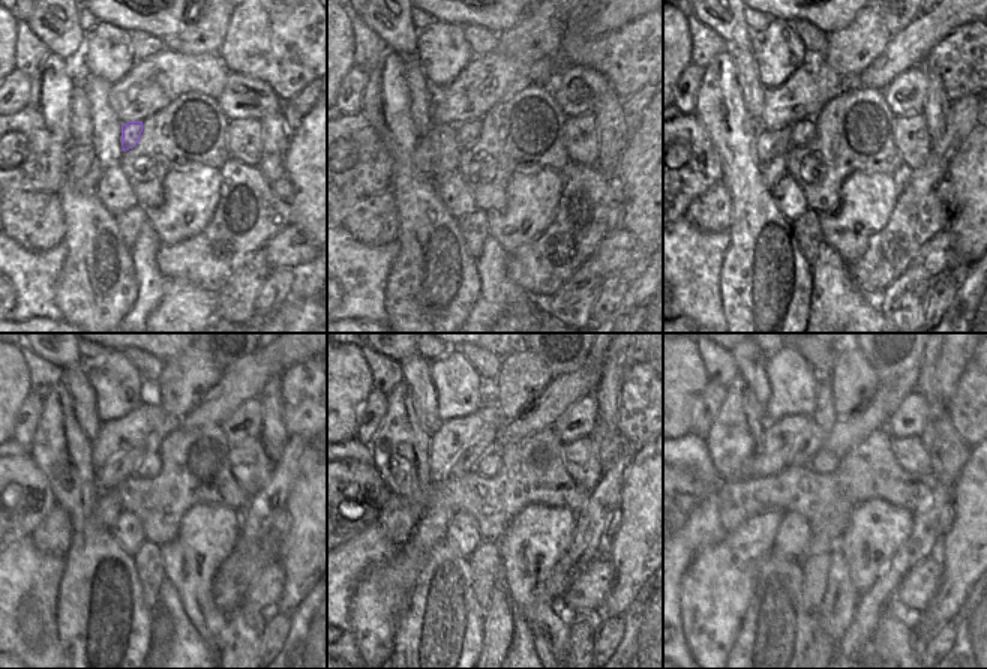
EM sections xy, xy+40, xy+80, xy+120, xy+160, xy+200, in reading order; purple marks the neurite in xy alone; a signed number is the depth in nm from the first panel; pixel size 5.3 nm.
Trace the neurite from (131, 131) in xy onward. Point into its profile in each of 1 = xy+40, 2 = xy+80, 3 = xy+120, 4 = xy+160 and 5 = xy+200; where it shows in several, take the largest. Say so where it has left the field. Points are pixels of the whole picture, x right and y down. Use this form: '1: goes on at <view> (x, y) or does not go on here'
1: goes on at xy+40 (467, 132)
2: goes on at xy+80 (803, 132)
3: goes on at xy+120 (150, 465)
4: goes on at xy+160 (488, 465)
5: goes on at xy+200 (825, 462)

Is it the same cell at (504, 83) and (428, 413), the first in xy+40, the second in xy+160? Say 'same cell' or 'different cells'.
different cells

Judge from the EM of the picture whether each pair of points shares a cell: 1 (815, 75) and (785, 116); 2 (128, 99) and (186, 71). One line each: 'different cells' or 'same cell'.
1: same cell
2: same cell

